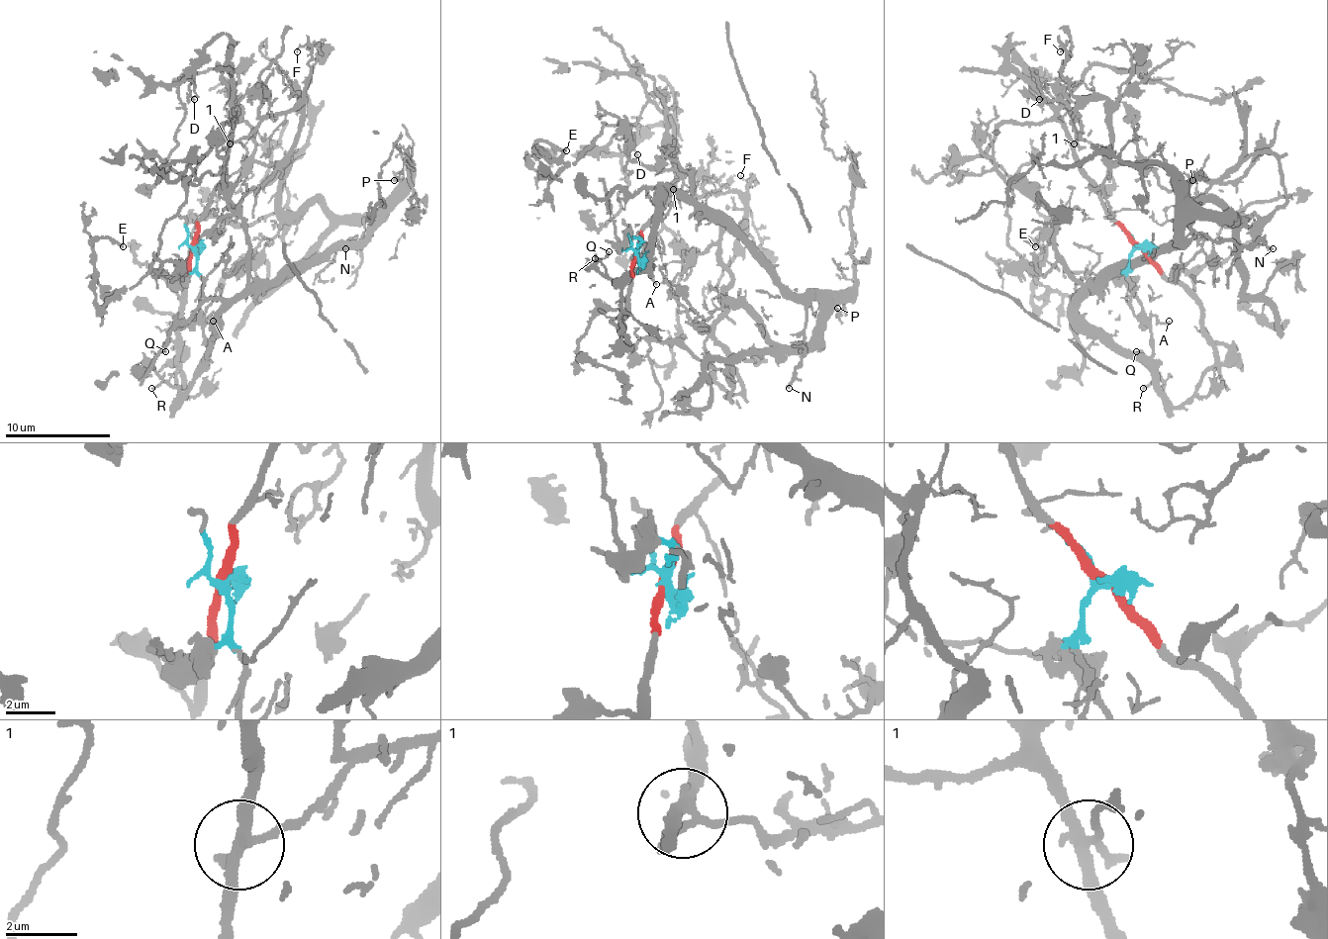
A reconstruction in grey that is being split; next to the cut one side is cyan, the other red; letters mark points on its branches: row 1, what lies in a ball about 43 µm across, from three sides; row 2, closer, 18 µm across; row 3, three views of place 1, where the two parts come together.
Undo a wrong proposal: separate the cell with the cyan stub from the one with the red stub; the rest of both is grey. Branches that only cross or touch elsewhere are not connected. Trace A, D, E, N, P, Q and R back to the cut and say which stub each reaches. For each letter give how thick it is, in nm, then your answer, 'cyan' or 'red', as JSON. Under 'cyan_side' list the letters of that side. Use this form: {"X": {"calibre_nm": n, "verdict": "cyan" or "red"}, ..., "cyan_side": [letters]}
{"A": {"calibre_nm": 130, "verdict": "cyan"}, "D": {"calibre_nm": 130, "verdict": "red"}, "E": {"calibre_nm": 220, "verdict": "red"}, "N": {"calibre_nm": 200, "verdict": "cyan"}, "P": {"calibre_nm": 140, "verdict": "cyan"}, "Q": {"calibre_nm": 170, "verdict": "cyan"}, "R": {"calibre_nm": 140, "verdict": "cyan"}, "cyan_side": ["A", "N", "P", "Q", "R"]}

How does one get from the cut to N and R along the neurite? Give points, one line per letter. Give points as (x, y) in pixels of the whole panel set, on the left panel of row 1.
N: (193, 246), (208, 357), (222, 313), (363, 234), (358, 246), (350, 241), (344, 249)
R: (193, 246), (203, 344), (208, 349), (206, 367), (185, 391), (174, 389), (163, 378), (150, 389)

